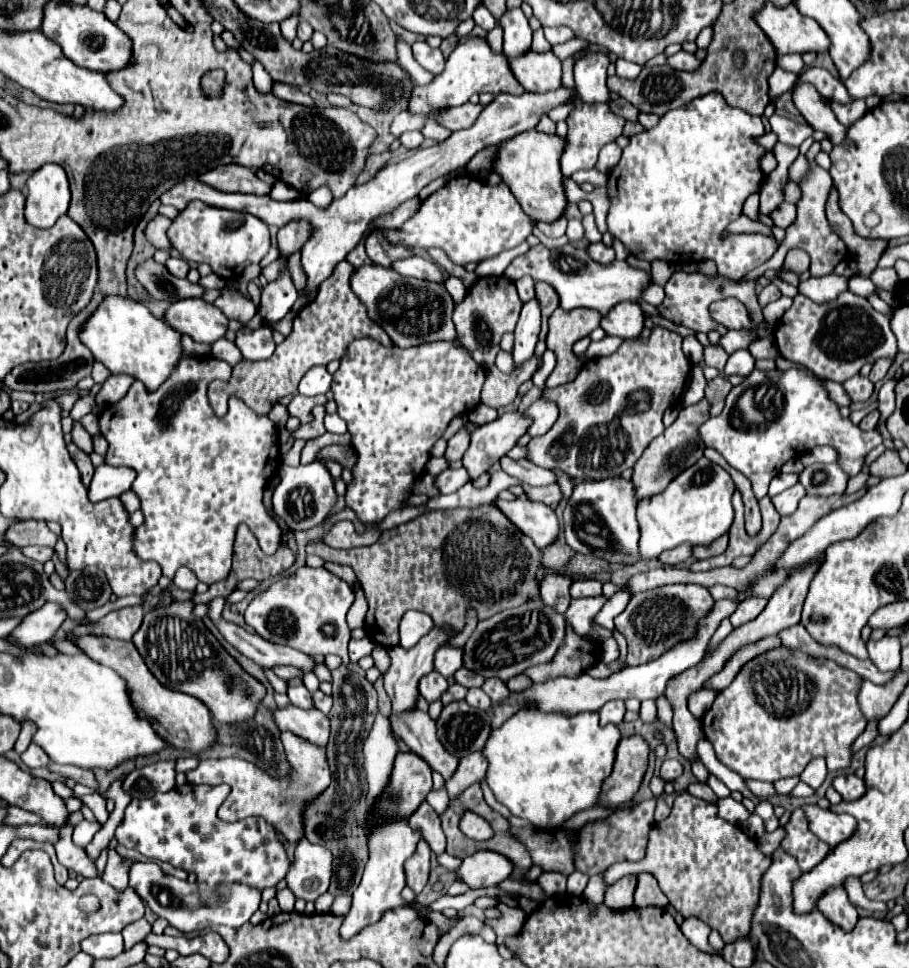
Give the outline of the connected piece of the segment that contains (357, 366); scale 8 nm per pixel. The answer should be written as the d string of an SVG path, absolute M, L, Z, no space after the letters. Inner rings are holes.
M363 337L355 339L351 347L347 347L339 369L333 373L331 391L337 403L337 415L347 423L353 449L357 453L357 465L353 467L355 479L347 487L345 501L363 523L381 521L389 511L403 507L403 499L409 497L415 477L423 473L425 463L429 461L429 451L449 421L461 413L471 413L481 403L485 375L485 369L471 357L471 351L455 345L453 341L433 341L419 347L399 349L395 345L385 347Z

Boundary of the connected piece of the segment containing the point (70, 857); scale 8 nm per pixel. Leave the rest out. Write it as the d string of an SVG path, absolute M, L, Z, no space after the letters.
M65 825L61 827L61 839L55 843L55 851L57 851L57 859L63 867L83 875L83 877L95 877L97 875L97 869L95 869L95 863L87 857L85 849L73 845L71 841L71 833L73 833L73 827Z

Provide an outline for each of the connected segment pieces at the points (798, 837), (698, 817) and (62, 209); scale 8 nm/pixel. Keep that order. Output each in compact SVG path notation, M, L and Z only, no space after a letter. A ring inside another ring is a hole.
M801 809L791 813L789 823L783 827L785 829L785 841L787 841L787 853L793 855L801 867L801 871L813 869L823 857L829 853L829 845L819 841L809 829L807 829L807 819Z
M679 793L673 801L669 819L653 825L649 833L647 855L641 861L615 863L605 871L605 885L625 875L651 873L657 877L669 905L683 917L697 917L711 929L719 931L725 943L747 939L751 919L759 903L761 877L771 865L771 855L759 851L743 827L733 825L717 815L717 805Z
M47 163L33 171L27 179L25 219L33 227L47 229L67 213L69 207L69 181L65 169L55 163Z

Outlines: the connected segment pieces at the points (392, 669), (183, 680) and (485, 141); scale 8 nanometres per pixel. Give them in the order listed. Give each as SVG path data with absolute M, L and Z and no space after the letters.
M433 625L431 633L427 633L427 637L423 637L413 649L405 651L401 645L387 649L389 657L391 657L391 665L389 665L387 673L383 673L383 683L385 683L387 695L393 701L393 711L395 713L415 707L415 701L417 701L417 695L419 695L419 691L417 691L419 679L433 669L433 655L435 655L435 651L439 647L443 647L447 641L451 641L455 635L457 633L449 625Z
M193 601L179 603L165 609L155 609L145 613L143 625L133 635L133 643L139 649L145 665L167 689L187 693L203 701L213 719L219 723L249 721L259 703L265 697L265 685L251 677L215 639L215 635L203 625L201 619L191 613Z
M561 87L557 91L549 91L549 93L527 93L525 91L521 95L509 95L509 93L495 95L495 99L477 117L473 127L463 129L463 131L455 131L441 145L433 145L429 149L417 149L411 157L405 157L399 163L383 167L367 183L355 185L343 197L333 199L333 203L327 209L319 209L307 199L303 199L303 201L273 201L267 195L257 197L257 195L243 195L243 193L223 193L223 191L217 191L197 179L187 179L187 181L181 181L179 185L171 187L167 193L163 193L161 203L173 205L181 211L189 205L189 201L199 199L199 201L213 205L213 207L251 213L251 215L259 217L261 221L265 221L267 225L277 225L277 227L289 223L291 219L307 219L313 225L313 233L311 233L311 239L303 245L301 265L307 273L305 291L308 292L317 289L319 283L333 273L335 265L339 261L343 261L351 249L357 247L357 243L365 237L365 233L369 231L369 227L375 219L379 219L381 215L393 213L403 201L417 197L417 193L433 179L437 179L453 169L465 167L469 163L469 159L477 151L481 151L483 147L499 145L499 143L515 137L517 133L535 129L535 125L539 123L539 119L543 115L547 115L553 107L565 103L569 97L571 97L571 89L567 89L567 87Z

